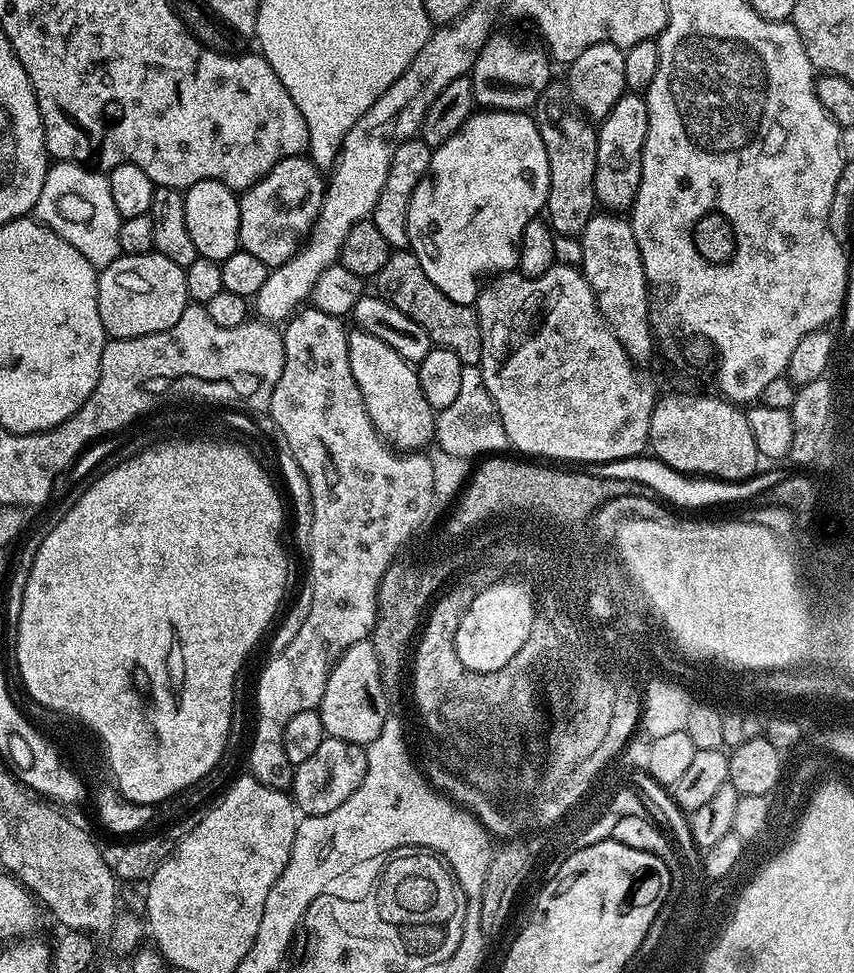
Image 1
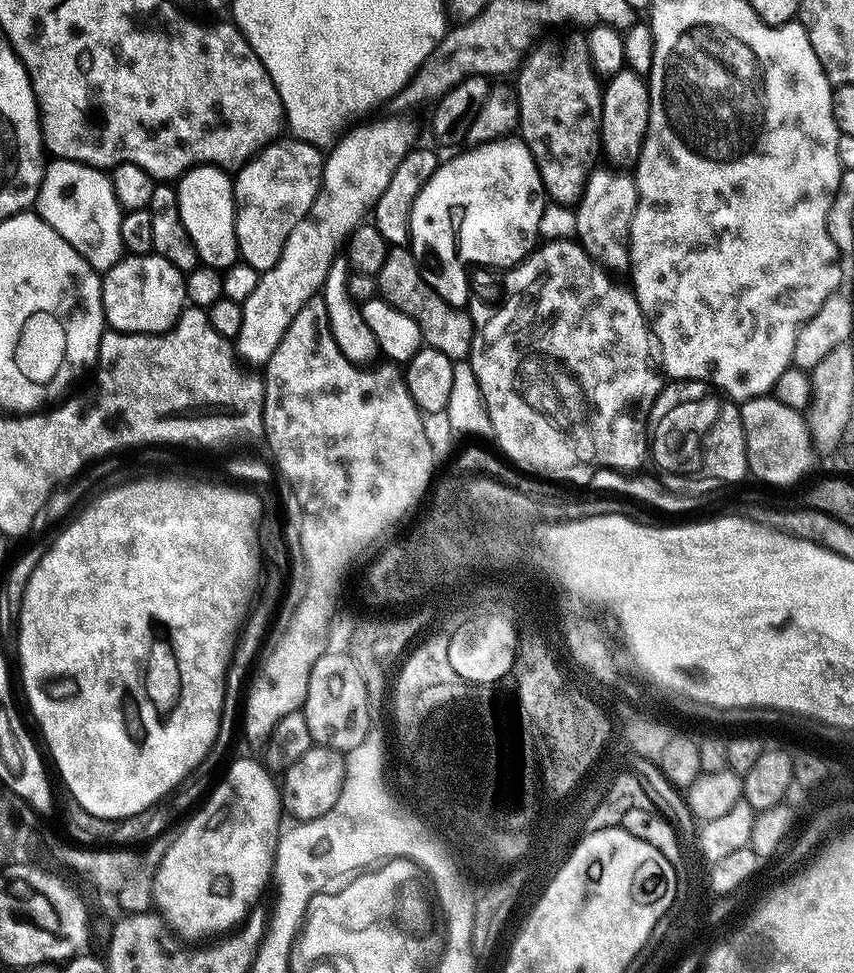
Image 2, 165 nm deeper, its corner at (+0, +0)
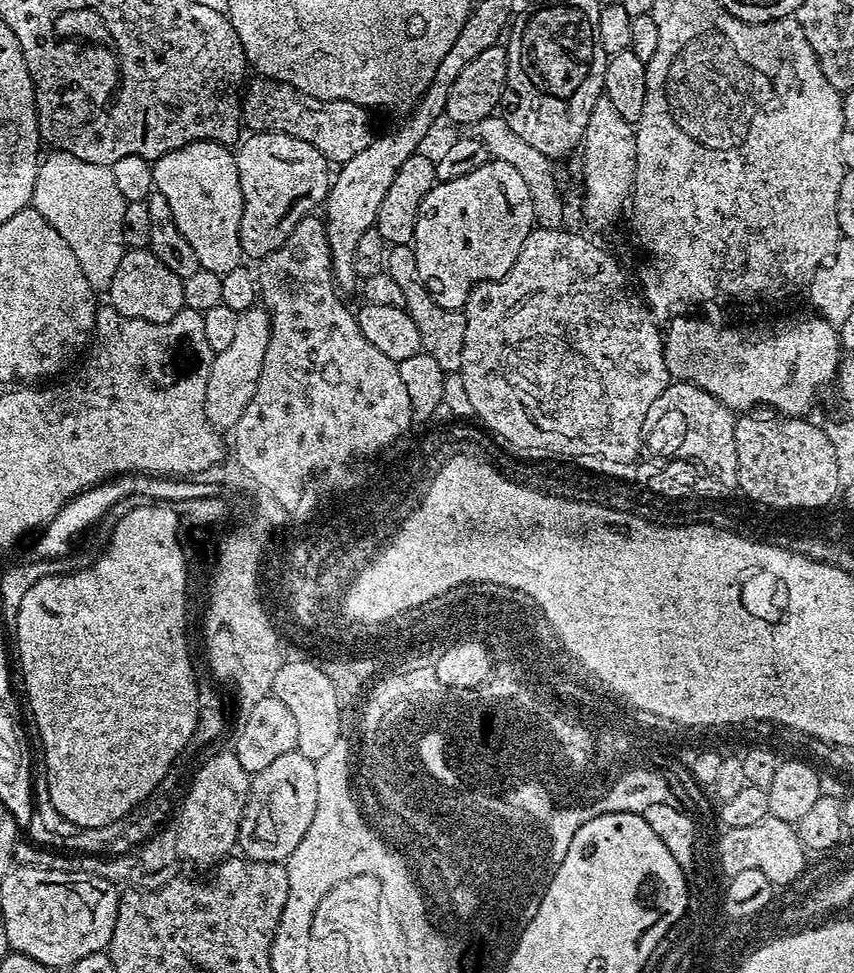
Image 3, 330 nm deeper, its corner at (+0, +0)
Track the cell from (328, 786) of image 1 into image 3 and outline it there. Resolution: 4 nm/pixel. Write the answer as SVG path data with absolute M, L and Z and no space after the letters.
M298 751L282 754L266 770L255 773L248 785L248 801L240 823L238 848L249 860L284 862L302 842L318 810L318 770L316 761Z

